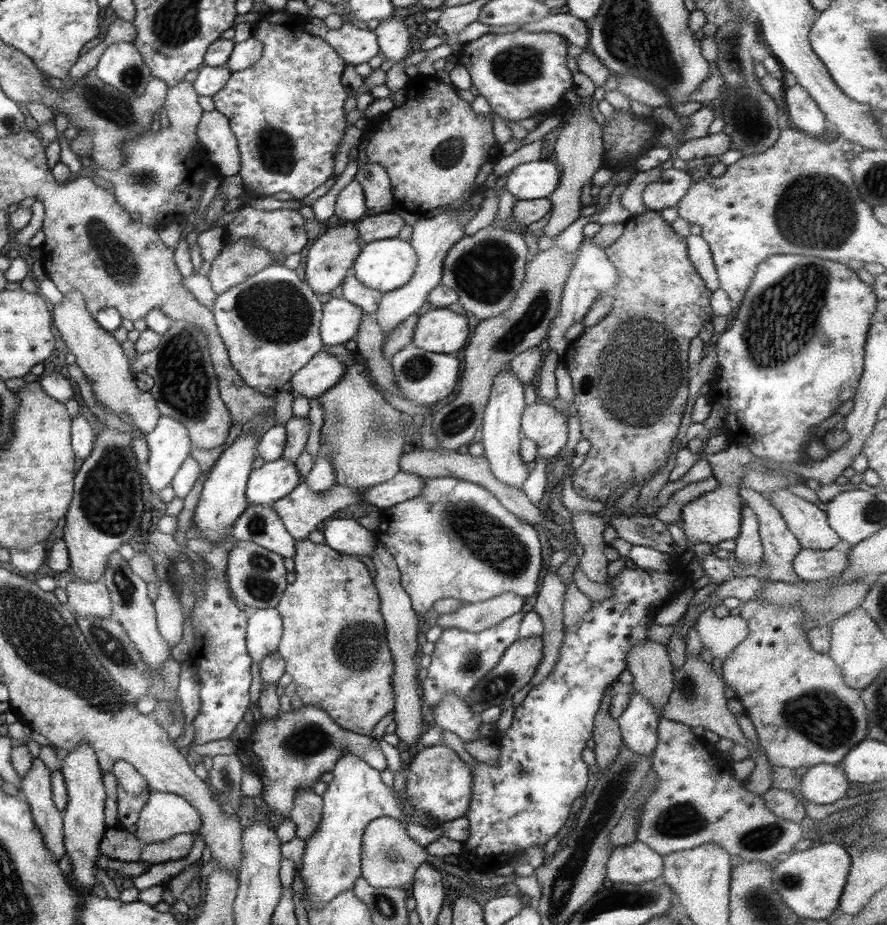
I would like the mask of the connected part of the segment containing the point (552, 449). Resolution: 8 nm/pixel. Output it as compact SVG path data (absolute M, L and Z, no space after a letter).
M533 403L525 407L521 432L538 445L537 458L554 460L567 445L568 423L566 415L554 404Z

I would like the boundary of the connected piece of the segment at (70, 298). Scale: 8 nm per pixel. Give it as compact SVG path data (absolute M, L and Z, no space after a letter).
M72 289L63 296L59 305L53 310L53 323L60 331L64 344L76 357L76 364L82 374L92 382L93 394L98 403L106 410L124 417L134 428L140 429L144 435L152 432L157 425L161 412L158 410L156 399L150 391L137 387L136 378L129 369L130 360L126 357L120 342L111 332L104 330L86 306L83 294Z

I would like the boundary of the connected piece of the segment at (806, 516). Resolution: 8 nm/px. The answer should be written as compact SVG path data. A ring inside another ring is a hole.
M786 488L769 494L770 504L780 512L802 549L826 551L840 547L842 540L829 525L822 505L808 502Z

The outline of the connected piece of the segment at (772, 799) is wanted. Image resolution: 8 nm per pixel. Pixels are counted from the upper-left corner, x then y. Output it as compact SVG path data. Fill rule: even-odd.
M770 787L761 797L766 808L769 808L780 818L800 823L806 816L805 804L802 803L800 798L794 797L794 794L790 791Z

